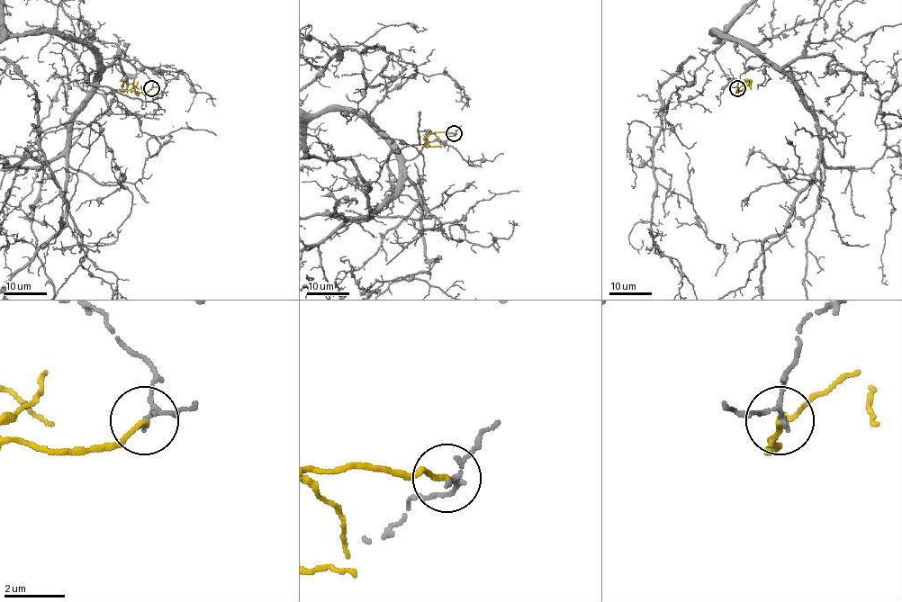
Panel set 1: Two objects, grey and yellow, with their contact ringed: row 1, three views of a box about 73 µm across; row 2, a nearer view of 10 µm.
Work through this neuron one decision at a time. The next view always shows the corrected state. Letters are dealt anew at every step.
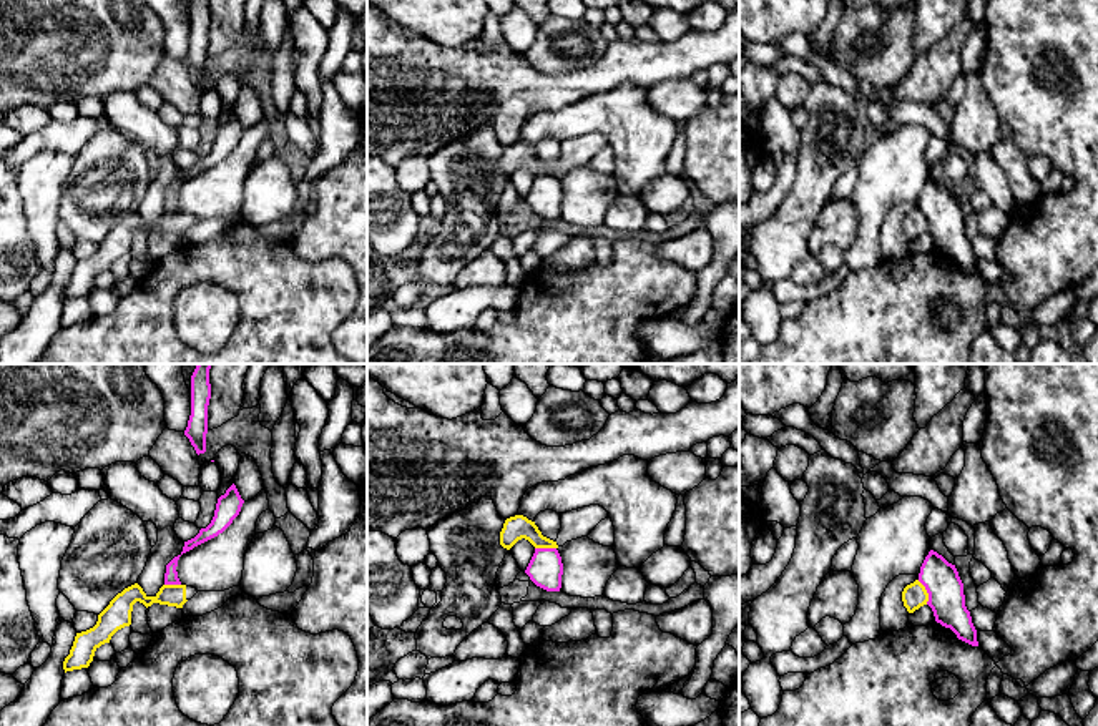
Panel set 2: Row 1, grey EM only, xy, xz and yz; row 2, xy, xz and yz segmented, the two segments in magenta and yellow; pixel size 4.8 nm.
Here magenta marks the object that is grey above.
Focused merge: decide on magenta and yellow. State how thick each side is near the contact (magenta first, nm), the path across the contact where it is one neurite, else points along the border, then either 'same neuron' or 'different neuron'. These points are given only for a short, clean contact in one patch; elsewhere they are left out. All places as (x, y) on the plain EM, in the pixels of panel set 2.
180/120 nm | along yz (917, 208), (927, 221), (927, 231) | different neuron

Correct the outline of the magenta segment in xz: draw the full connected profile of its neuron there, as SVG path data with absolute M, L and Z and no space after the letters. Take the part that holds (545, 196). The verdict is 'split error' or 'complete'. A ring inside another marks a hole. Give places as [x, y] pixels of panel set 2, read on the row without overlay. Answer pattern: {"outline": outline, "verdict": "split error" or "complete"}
{"outline": "M535 176L535 181L525 198L530 208L547 218L560 219L563 191L556 176Z", "verdict": "complete"}

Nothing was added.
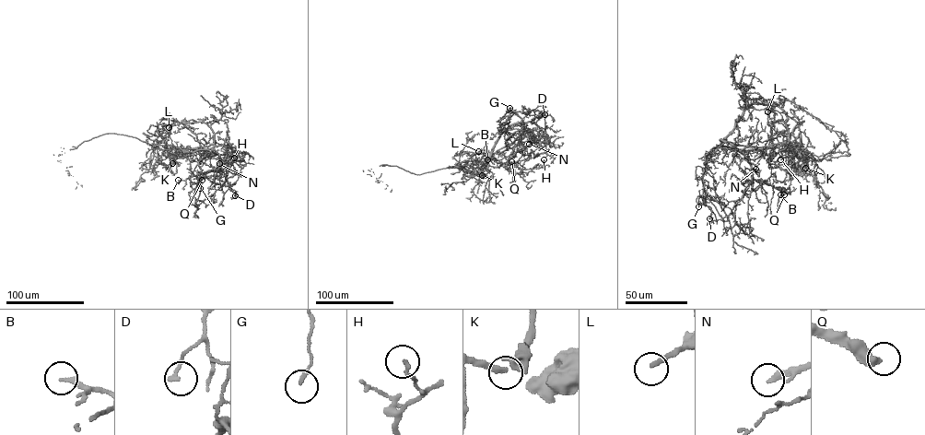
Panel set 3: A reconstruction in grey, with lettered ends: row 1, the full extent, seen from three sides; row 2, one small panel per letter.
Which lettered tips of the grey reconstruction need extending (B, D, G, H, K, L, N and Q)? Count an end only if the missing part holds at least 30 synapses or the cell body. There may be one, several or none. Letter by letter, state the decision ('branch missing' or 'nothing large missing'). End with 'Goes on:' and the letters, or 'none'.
B: nothing large missing
D: nothing large missing
G: nothing large missing
H: nothing large missing
K: branch missing
L: branch missing
N: branch missing
Q: branch missing
Goes on: K, L, N, Q

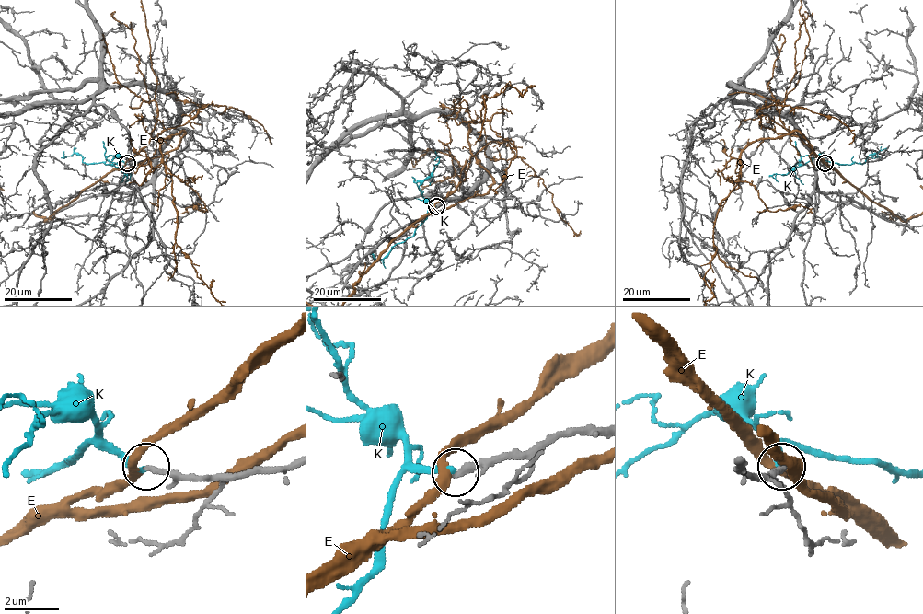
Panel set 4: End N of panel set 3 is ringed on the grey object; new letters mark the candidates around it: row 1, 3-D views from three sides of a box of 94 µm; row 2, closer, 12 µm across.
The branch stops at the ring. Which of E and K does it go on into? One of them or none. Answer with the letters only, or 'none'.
K

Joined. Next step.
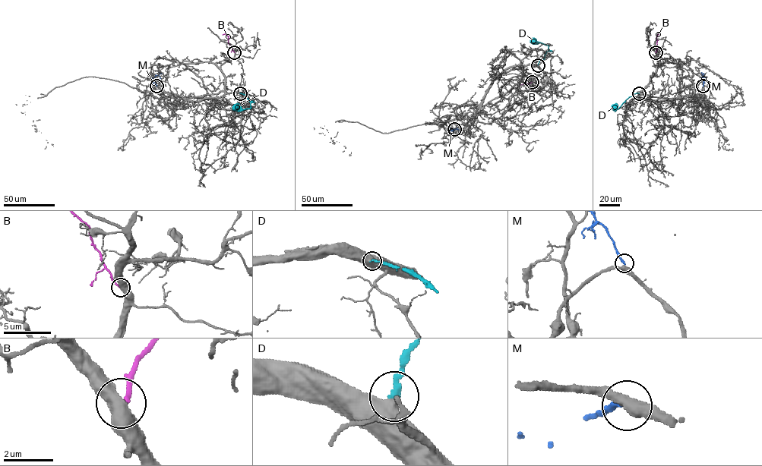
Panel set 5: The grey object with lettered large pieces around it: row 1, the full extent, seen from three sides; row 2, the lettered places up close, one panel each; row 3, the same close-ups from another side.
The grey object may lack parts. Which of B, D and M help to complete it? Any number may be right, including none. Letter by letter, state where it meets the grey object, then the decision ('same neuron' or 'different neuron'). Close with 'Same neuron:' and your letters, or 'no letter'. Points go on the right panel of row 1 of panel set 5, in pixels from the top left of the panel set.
B: contact (656, 52); different neuron
D: contact (639, 93); same neuron
M: contact (703, 86); same neuron
Same neuron: D, M

